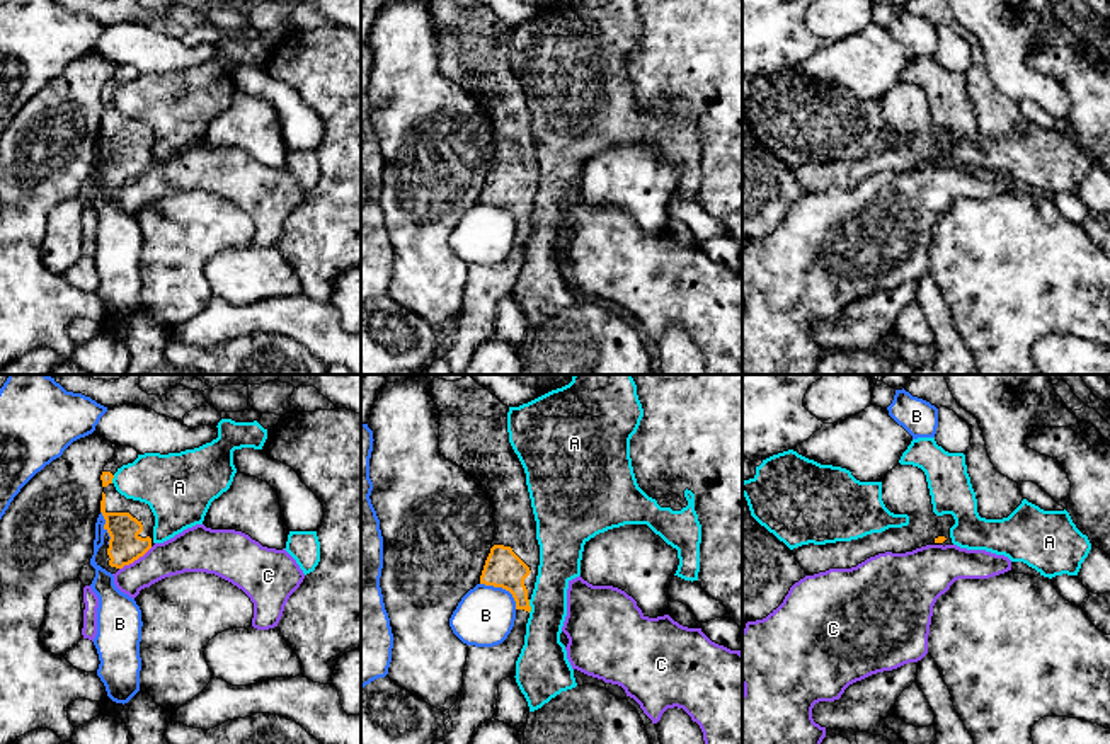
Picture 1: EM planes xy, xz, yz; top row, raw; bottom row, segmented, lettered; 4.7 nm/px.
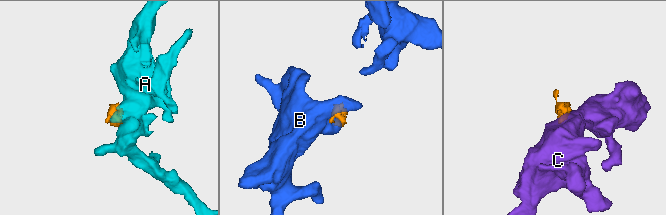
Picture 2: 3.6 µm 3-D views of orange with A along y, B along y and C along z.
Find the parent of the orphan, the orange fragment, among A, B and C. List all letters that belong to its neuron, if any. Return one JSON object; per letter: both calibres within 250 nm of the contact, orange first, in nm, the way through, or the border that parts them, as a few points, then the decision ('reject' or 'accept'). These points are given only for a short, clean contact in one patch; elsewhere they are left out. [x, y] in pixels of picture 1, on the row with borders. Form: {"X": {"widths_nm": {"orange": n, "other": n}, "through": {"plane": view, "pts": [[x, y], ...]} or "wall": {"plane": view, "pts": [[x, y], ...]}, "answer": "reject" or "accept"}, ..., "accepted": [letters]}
{"A": {"widths_nm": {"orange": 180, "other": 220}, "answer": "reject"}, "B": {"widths_nm": {"orange": 180, "other": 280}, "answer": "reject"}, "C": {"widths_nm": {"orange": 160, "other": 190}, "wall": {"plane": "xy", "pts": [[152, 547], [120, 569]]}, "answer": "reject"}, "accepted": []}

